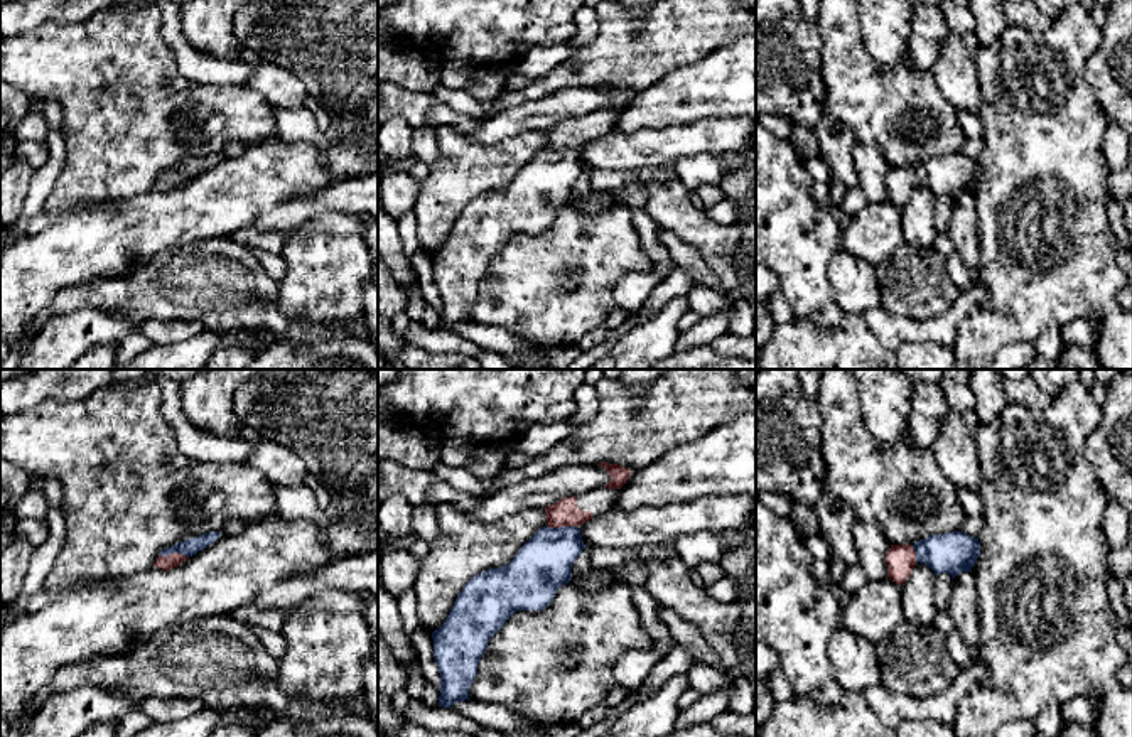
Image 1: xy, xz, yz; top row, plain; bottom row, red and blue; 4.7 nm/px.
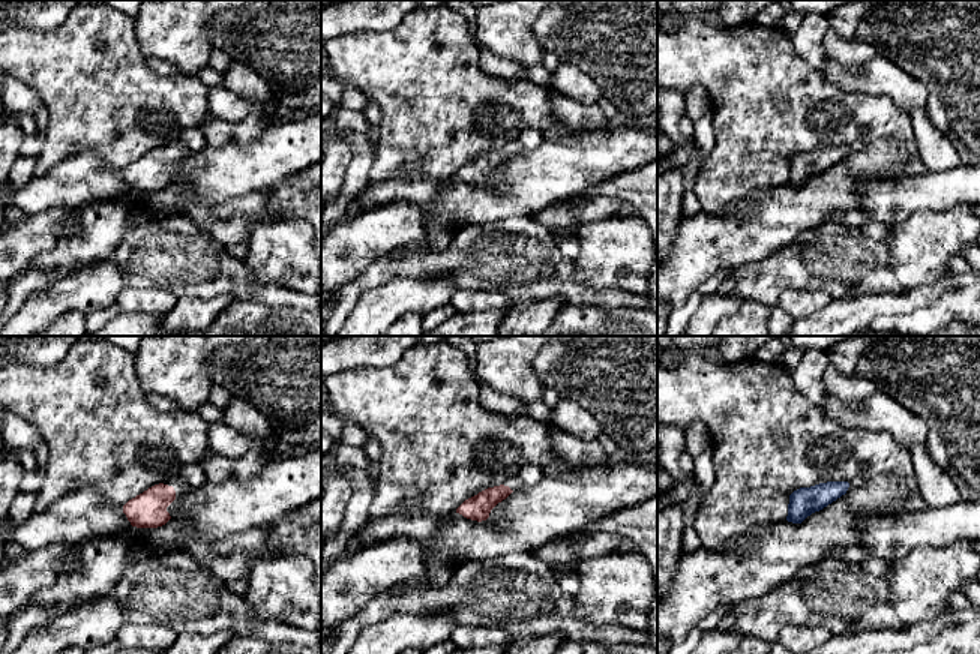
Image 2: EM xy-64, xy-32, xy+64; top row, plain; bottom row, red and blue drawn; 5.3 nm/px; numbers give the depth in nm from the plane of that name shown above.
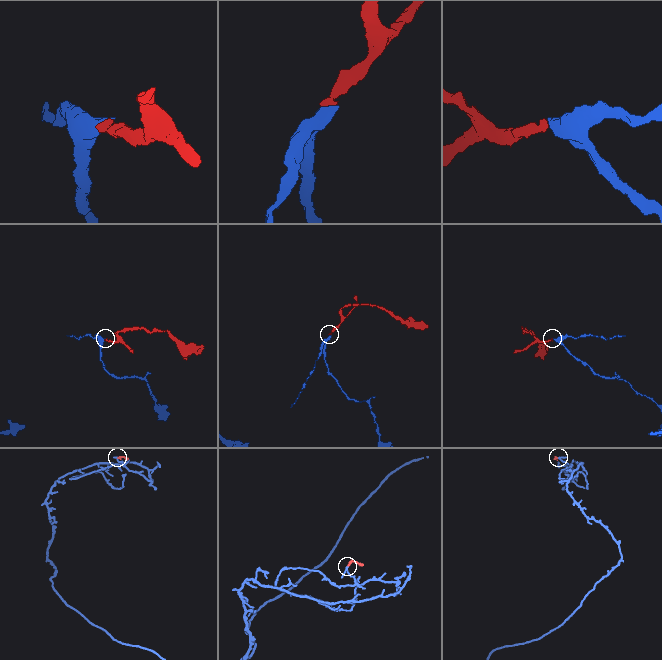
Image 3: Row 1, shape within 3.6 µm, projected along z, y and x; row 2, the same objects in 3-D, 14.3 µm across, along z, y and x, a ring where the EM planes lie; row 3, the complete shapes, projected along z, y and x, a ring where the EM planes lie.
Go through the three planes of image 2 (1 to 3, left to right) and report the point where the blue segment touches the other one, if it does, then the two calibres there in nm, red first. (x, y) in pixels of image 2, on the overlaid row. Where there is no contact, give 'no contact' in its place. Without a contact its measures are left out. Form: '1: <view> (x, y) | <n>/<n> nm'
1: no contact
2: no contact
3: no contact

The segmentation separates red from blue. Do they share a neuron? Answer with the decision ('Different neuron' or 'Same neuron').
Same neuron

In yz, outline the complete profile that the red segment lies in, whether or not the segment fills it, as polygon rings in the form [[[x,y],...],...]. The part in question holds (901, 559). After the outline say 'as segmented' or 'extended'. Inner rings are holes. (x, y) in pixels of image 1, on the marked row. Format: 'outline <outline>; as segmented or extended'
outline [[[963,531],[931,535],[914,545],[891,545],[886,555],[887,577],[904,585],[919,562],[928,565],[935,575],[950,573],[955,578],[962,572],[972,572],[978,555],[978,538]]]; extended

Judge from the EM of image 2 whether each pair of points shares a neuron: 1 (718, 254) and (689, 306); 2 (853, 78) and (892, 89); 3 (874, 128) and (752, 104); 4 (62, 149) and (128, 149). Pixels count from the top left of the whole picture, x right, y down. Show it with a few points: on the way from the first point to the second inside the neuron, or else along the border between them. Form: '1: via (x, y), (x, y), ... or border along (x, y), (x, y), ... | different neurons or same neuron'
1: border along (731, 266), (724, 266), (713, 272), (679, 308) | different neurons
2: via (862, 78), (883, 80) | same neuron
3: via (844, 117), (805, 113), (782, 105) | same neuron
4: via (78, 140), (111, 140) | same neuron

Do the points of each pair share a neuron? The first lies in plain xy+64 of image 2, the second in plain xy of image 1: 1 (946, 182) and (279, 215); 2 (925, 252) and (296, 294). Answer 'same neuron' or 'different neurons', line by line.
1: same neuron
2: same neuron

